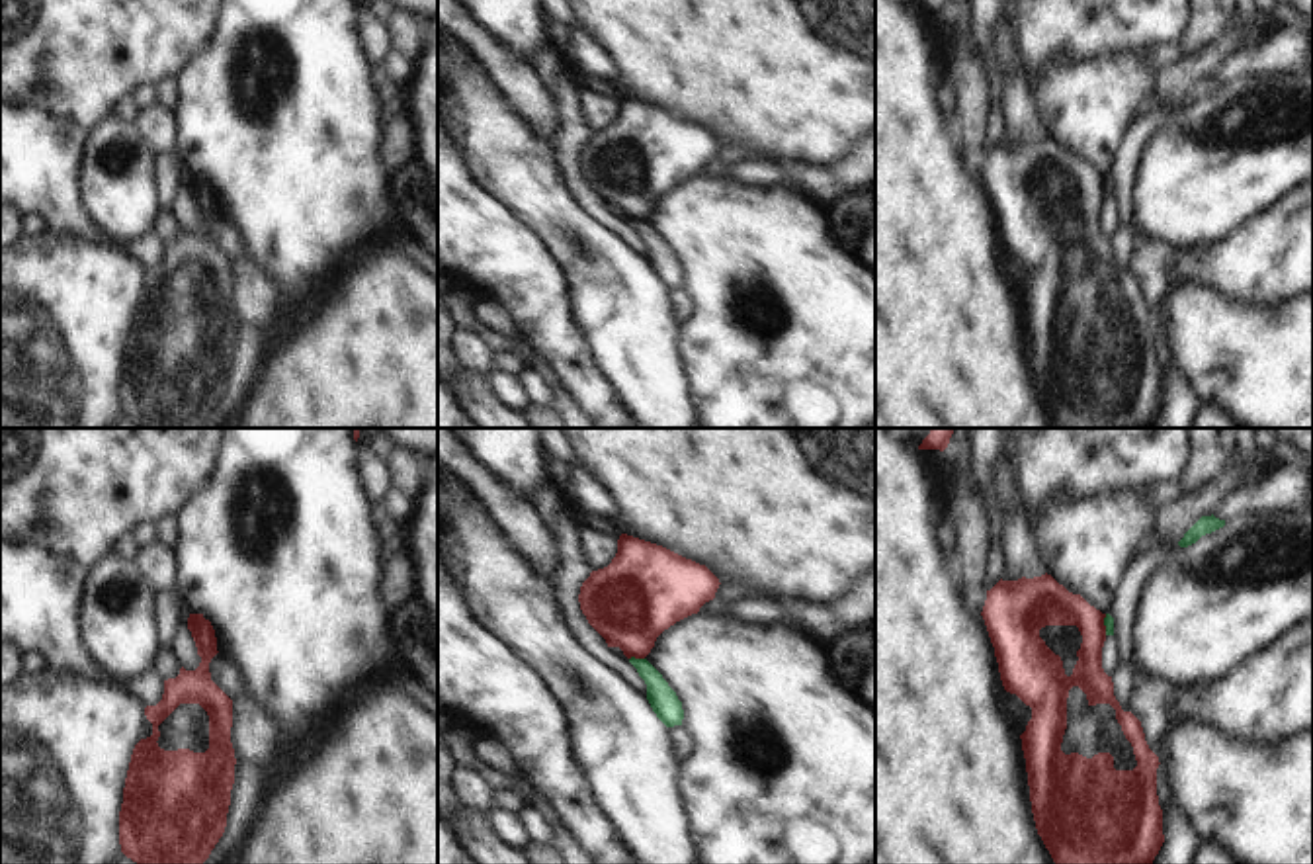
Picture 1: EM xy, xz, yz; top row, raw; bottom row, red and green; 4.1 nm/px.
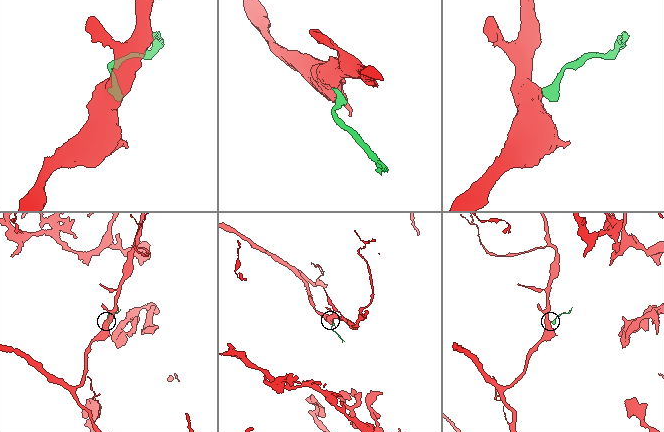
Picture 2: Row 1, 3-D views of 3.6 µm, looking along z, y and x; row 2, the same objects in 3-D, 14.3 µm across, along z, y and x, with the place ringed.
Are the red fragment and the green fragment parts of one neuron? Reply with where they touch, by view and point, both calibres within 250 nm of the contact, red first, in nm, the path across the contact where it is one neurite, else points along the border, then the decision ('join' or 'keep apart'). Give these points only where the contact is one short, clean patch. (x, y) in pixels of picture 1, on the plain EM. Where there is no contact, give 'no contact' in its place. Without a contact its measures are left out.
meets red in xz at (635, 219); 360 nm thick on the red side, 120 nm on the other; keep apart

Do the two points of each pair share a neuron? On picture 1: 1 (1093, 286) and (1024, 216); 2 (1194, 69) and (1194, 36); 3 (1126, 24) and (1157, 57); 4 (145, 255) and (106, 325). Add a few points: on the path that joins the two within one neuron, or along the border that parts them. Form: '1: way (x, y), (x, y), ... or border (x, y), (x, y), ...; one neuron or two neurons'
1: way (1075, 268), (1042, 233); one neuron
2: border (1228, 20), (1226, 28), (1212, 42), (1186, 55); two neurons
3: border (1177, 38), (1155, 42), (1147, 49); two neurons
4: border (118, 249), (145, 268); two neurons

